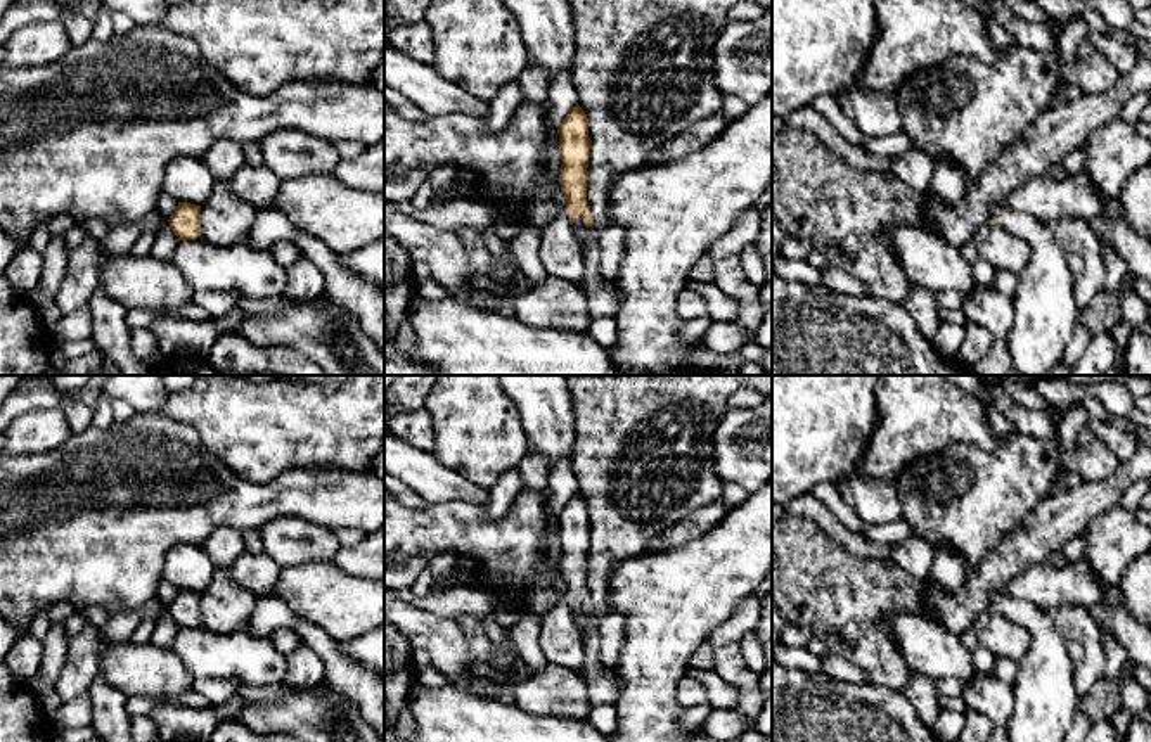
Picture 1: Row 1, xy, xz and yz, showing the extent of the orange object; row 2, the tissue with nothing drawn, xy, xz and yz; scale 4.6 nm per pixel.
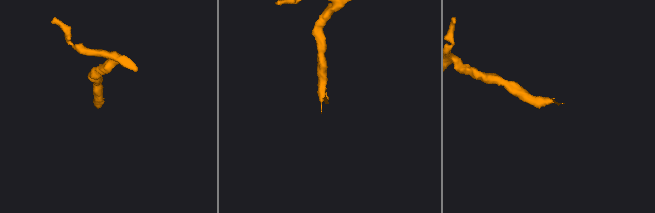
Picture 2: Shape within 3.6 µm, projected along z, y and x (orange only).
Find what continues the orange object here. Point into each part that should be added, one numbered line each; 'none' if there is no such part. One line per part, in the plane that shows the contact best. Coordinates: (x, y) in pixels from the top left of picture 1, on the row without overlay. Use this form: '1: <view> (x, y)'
1: xz (582, 620)

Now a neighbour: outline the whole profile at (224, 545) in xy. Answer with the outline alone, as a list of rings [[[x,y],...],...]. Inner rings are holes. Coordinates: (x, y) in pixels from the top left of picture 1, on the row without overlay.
[[[228,528],[215,529],[203,548],[218,569],[227,569],[246,552],[242,534]]]

